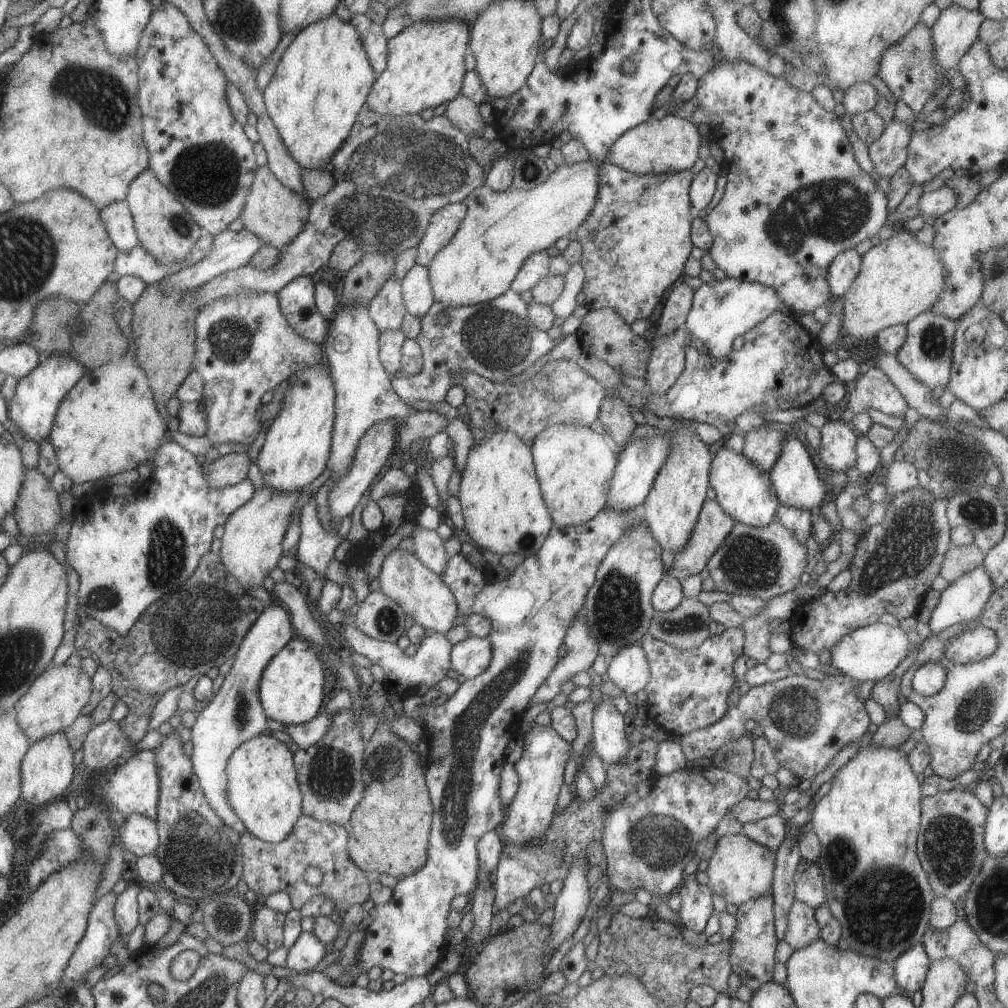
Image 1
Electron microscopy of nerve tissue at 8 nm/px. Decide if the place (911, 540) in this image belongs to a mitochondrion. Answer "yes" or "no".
yes

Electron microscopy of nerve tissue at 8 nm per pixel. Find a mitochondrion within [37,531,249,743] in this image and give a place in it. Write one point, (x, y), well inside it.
(181, 617)

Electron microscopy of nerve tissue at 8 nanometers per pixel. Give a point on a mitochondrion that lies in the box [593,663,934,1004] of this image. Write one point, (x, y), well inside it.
(884, 906)

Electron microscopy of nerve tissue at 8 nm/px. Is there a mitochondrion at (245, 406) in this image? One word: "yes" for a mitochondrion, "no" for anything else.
no

